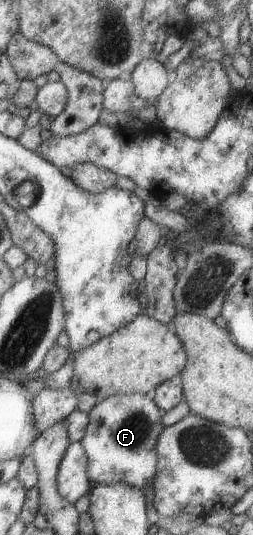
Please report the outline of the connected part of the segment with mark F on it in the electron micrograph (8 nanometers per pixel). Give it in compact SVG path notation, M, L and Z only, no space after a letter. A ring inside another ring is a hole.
M133 393L105 397L94 404L88 412L81 446L87 458L87 476L92 484L125 484L144 493L145 486L153 484L157 456L155 442L163 430L161 410L151 394Z

